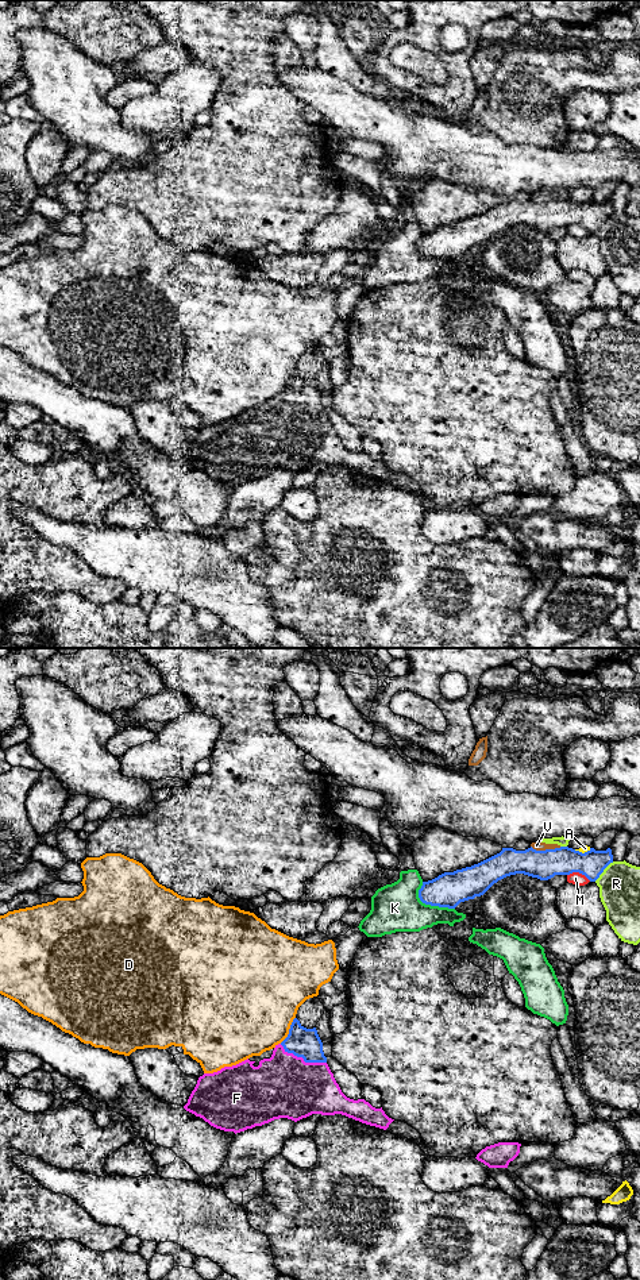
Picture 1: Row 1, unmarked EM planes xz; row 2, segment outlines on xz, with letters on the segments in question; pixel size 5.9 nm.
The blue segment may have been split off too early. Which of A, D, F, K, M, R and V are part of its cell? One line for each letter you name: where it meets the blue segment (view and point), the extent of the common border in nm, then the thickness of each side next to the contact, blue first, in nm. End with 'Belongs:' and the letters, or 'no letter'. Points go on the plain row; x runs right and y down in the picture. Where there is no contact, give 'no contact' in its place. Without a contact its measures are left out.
F: xz (303, 409) | 300 nm | 180/380 nm
Belongs: F

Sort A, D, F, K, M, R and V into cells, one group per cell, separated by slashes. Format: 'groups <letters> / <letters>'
groups A / D / F / K / M R V

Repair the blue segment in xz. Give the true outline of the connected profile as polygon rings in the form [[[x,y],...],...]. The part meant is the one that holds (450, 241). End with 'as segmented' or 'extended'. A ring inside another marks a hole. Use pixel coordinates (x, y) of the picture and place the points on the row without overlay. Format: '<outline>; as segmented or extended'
[[[532,198],[525,203],[502,200],[500,205],[478,216],[423,234],[419,250],[425,257],[455,261],[460,254],[483,247],[494,235],[510,227],[524,225],[548,232],[555,227],[579,224],[595,234],[610,215],[610,200],[590,200],[585,205],[568,198],[545,203]]]; as segmented

